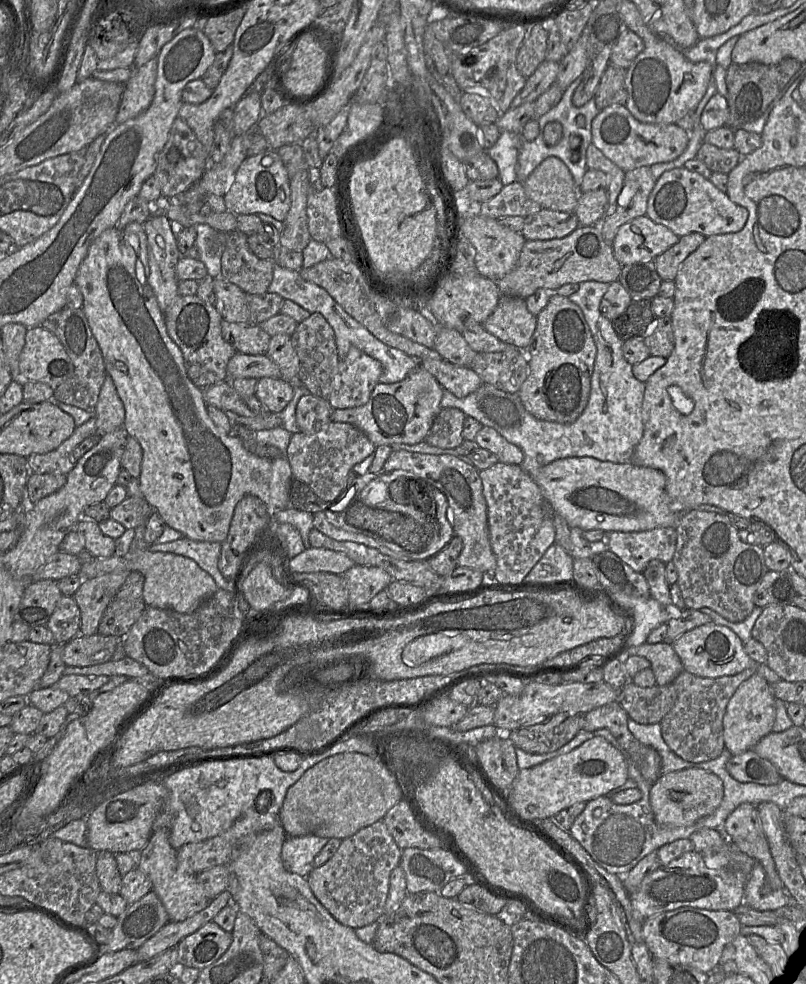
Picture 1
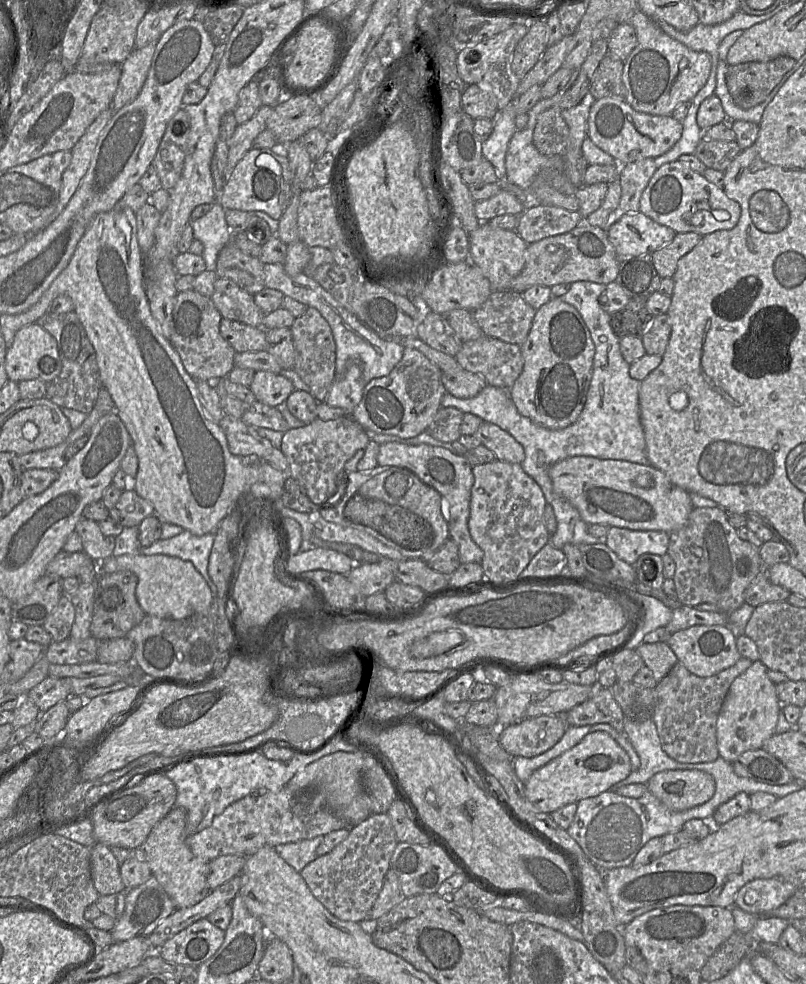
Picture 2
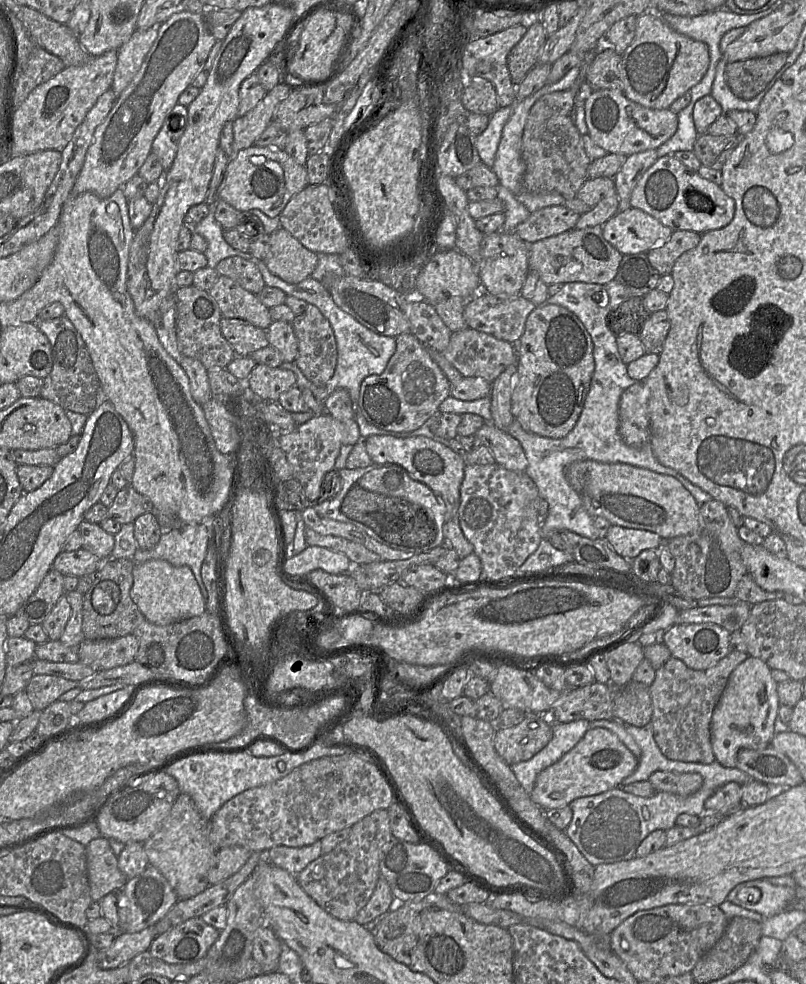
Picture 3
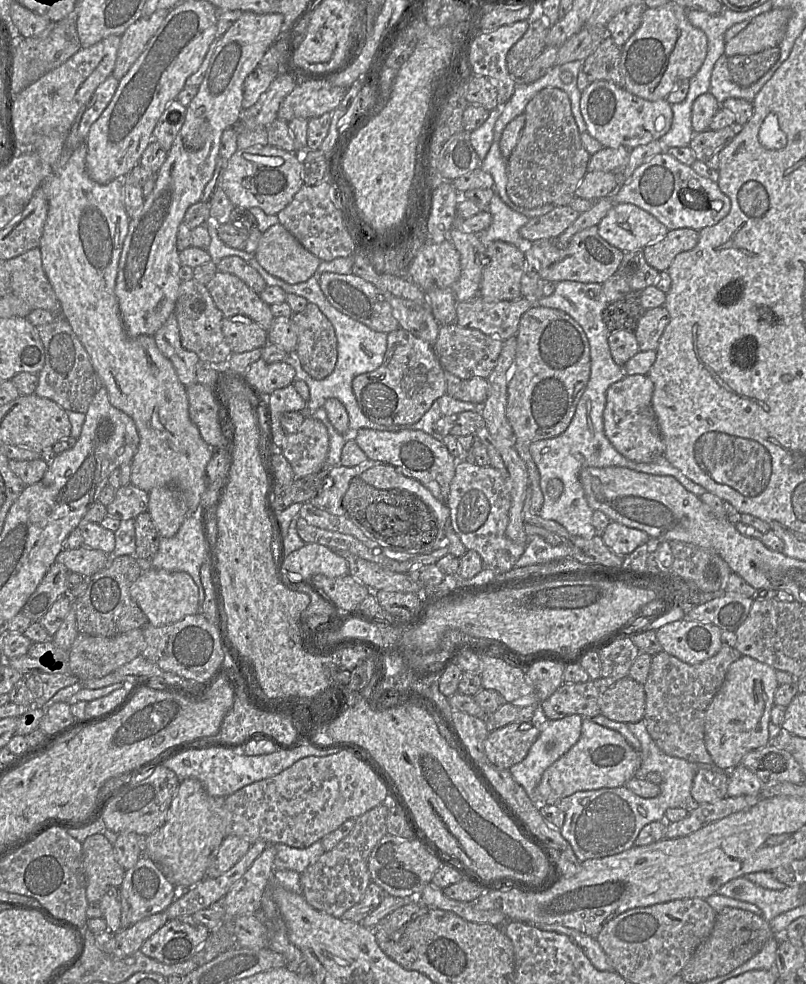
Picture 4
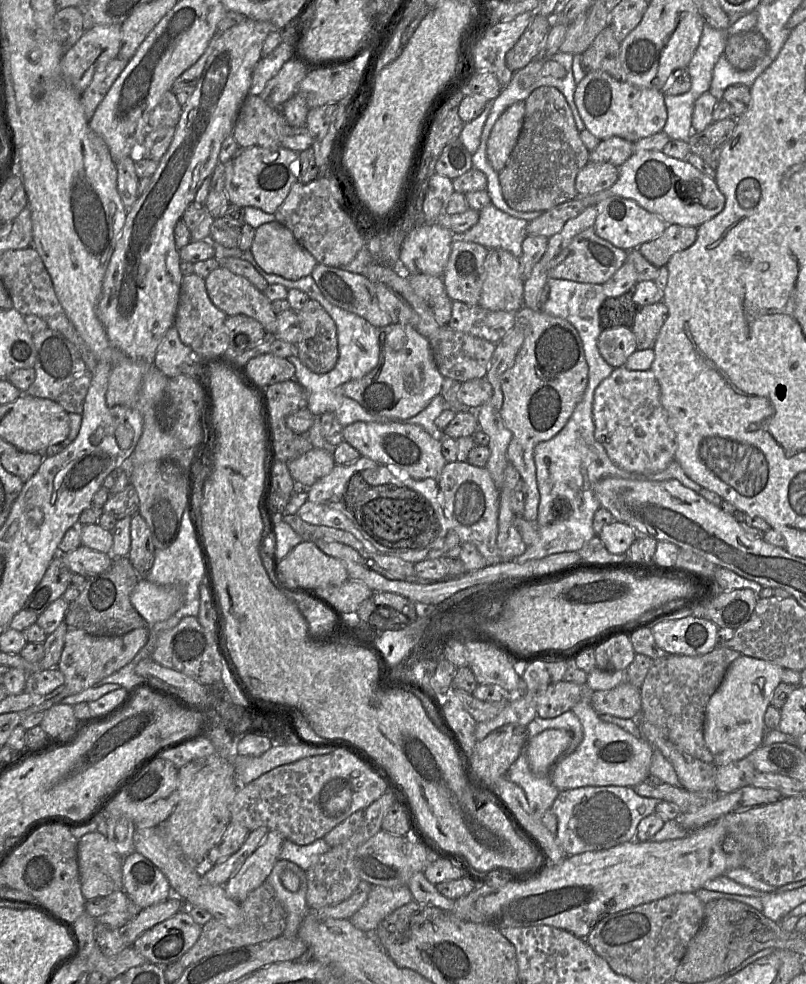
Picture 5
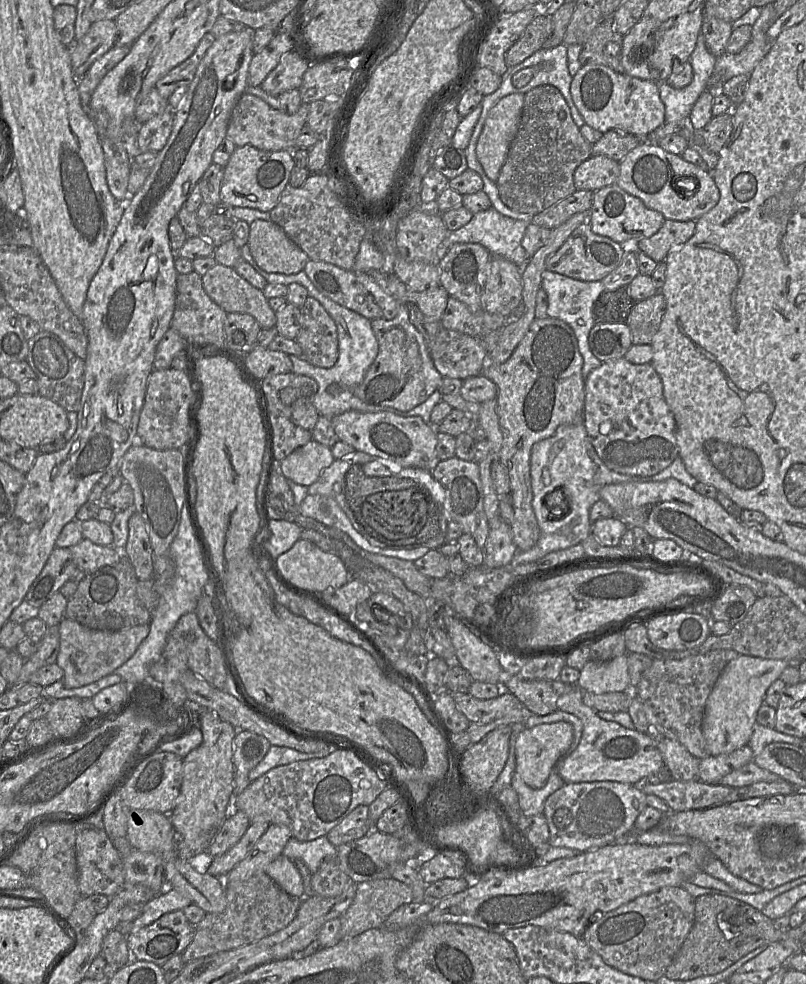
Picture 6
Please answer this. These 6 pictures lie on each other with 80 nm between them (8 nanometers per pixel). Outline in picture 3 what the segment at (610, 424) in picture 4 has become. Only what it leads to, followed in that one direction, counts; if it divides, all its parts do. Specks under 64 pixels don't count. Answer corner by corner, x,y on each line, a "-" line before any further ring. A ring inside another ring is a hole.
636,381
621,395
619,402
619,433
631,447
650,444
648,414
649,389
643,381

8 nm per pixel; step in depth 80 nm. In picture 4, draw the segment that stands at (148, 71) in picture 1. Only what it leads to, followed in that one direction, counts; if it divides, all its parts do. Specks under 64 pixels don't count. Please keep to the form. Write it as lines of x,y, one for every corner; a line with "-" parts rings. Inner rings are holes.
160,9
149,17
141,17
121,36
116,65
112,75
121,80
144,51
147,43
159,29
170,9

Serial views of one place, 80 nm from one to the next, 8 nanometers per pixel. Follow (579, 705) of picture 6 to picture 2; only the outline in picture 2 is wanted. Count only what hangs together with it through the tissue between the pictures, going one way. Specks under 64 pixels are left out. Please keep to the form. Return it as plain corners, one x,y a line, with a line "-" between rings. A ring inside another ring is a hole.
606,732
587,734
577,745
532,773
524,783
527,799
541,812
552,812
597,796
632,772
627,752

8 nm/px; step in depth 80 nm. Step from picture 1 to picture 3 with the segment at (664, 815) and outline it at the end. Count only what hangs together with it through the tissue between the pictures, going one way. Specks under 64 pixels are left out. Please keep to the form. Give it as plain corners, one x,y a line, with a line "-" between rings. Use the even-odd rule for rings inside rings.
656,771
647,780
656,792
668,792
687,797
697,792
703,784
703,778
697,773
676,773

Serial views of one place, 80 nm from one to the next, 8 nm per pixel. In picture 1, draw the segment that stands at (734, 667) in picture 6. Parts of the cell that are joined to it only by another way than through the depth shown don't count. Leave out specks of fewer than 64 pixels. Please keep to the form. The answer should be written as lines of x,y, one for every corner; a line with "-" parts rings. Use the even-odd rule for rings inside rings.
757,673
739,685
723,716
724,744
732,756
753,749
763,737
772,732
776,716
775,701
770,684

